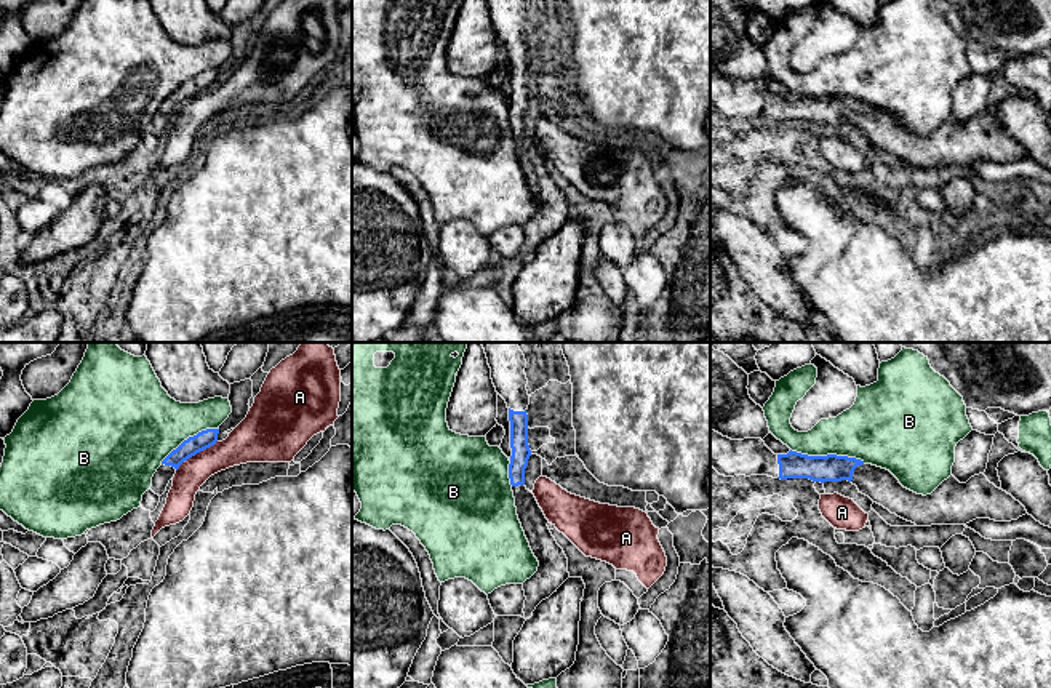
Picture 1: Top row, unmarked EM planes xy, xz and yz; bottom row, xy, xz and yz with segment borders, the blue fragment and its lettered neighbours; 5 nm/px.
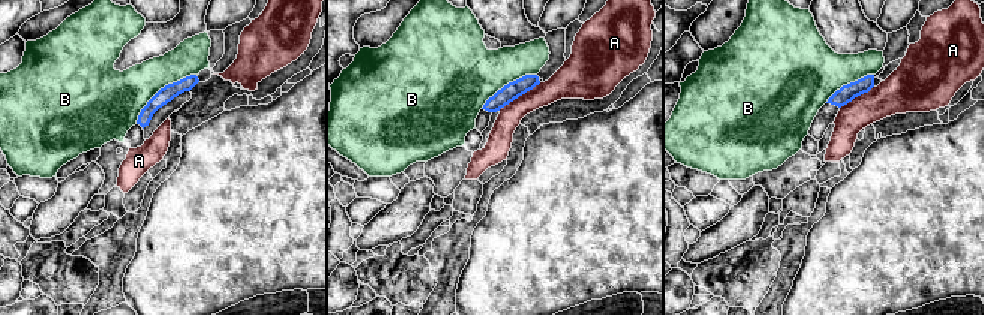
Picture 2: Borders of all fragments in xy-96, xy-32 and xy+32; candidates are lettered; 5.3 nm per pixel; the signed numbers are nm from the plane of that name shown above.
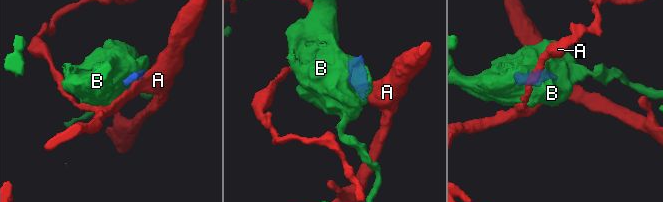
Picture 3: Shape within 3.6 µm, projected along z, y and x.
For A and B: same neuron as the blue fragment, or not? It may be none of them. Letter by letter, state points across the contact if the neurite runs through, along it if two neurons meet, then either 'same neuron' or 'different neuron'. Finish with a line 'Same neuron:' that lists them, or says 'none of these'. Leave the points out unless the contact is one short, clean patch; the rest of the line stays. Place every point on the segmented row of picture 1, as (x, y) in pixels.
A: border xy (216, 440), (189, 456), (176, 471); different neuron
B: different neuron
Same neuron: none of these

